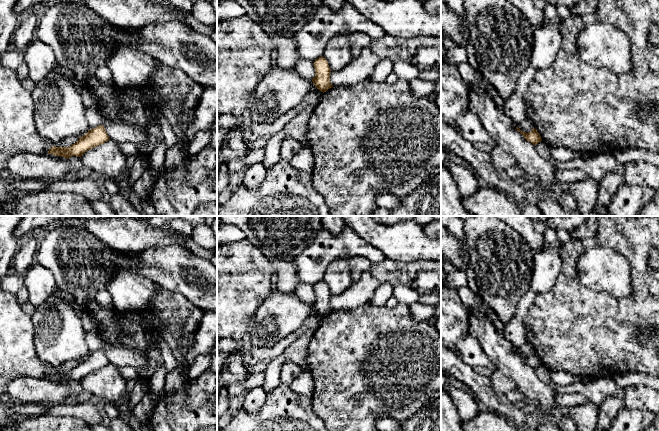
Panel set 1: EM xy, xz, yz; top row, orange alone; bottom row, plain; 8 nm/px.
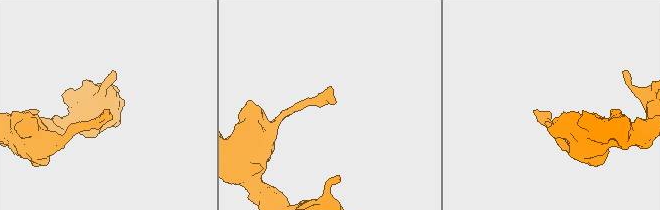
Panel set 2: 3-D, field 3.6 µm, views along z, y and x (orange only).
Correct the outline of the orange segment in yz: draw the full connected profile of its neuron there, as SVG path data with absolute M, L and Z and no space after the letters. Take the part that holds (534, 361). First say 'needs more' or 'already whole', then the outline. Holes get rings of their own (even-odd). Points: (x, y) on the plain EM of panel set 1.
already whole; M516 351L516 353L524 360L527 365L531 366L533 369L536 369L542 365L540 358L534 351L529 357L522 356L518 351Z

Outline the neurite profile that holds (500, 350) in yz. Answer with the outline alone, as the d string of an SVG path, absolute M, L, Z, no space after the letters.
M469 310L469 332L480 341L497 369L516 383L526 402L536 405L540 418L554 419L560 412L554 389L537 377L535 369L524 362L516 353L517 349L496 330L486 314Z

